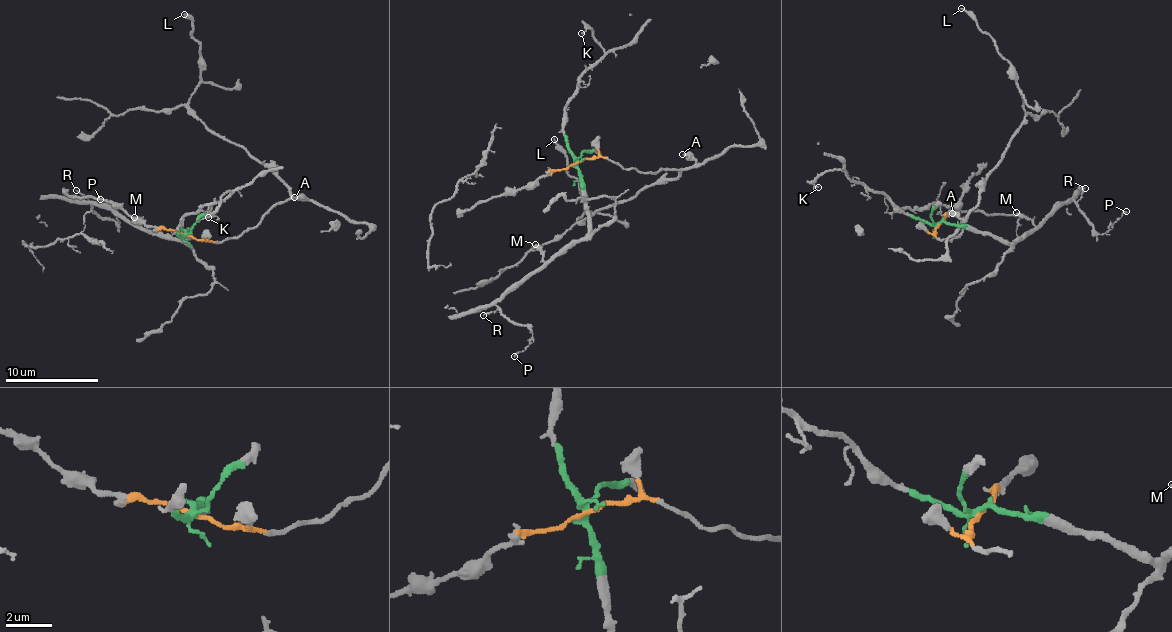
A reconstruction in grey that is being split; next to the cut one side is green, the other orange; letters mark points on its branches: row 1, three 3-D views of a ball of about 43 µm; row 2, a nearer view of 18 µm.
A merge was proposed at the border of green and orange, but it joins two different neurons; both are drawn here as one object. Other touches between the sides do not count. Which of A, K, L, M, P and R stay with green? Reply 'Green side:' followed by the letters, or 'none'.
Green side: K, M, P, R

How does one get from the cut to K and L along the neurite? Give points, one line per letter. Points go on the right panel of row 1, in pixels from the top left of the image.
K: (938, 224), (906, 215), (844, 171), (832, 168), (823, 174), (815, 180), (819, 188)
L: (938, 224), (936, 237), (951, 242), (959, 237), (978, 192), (1023, 124), (1024, 113), (1014, 66), (961, 8)

